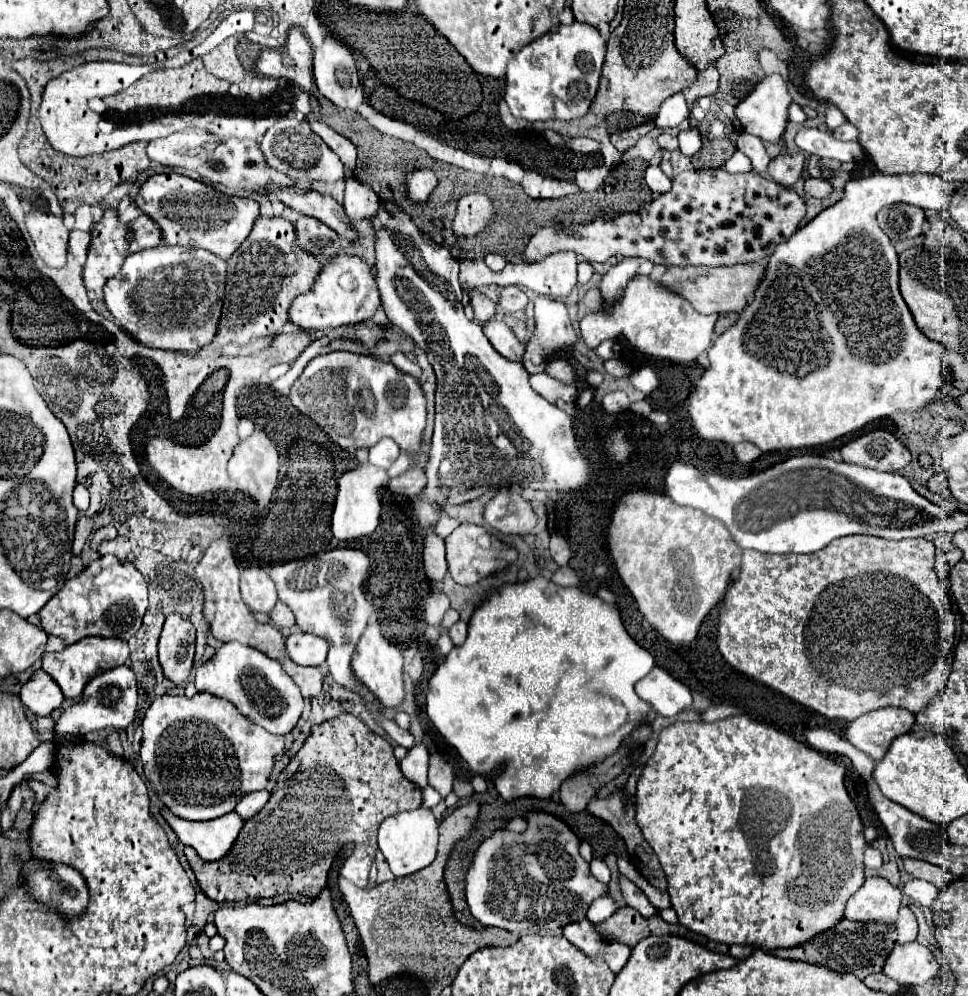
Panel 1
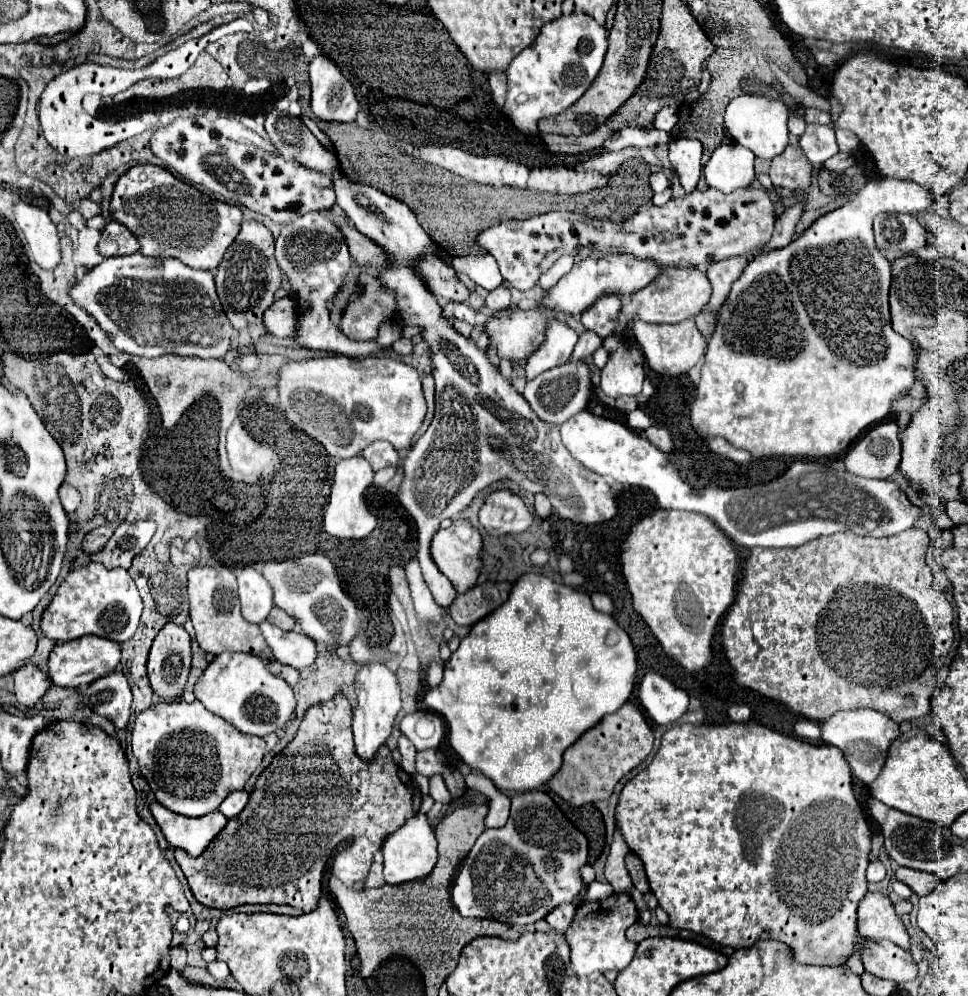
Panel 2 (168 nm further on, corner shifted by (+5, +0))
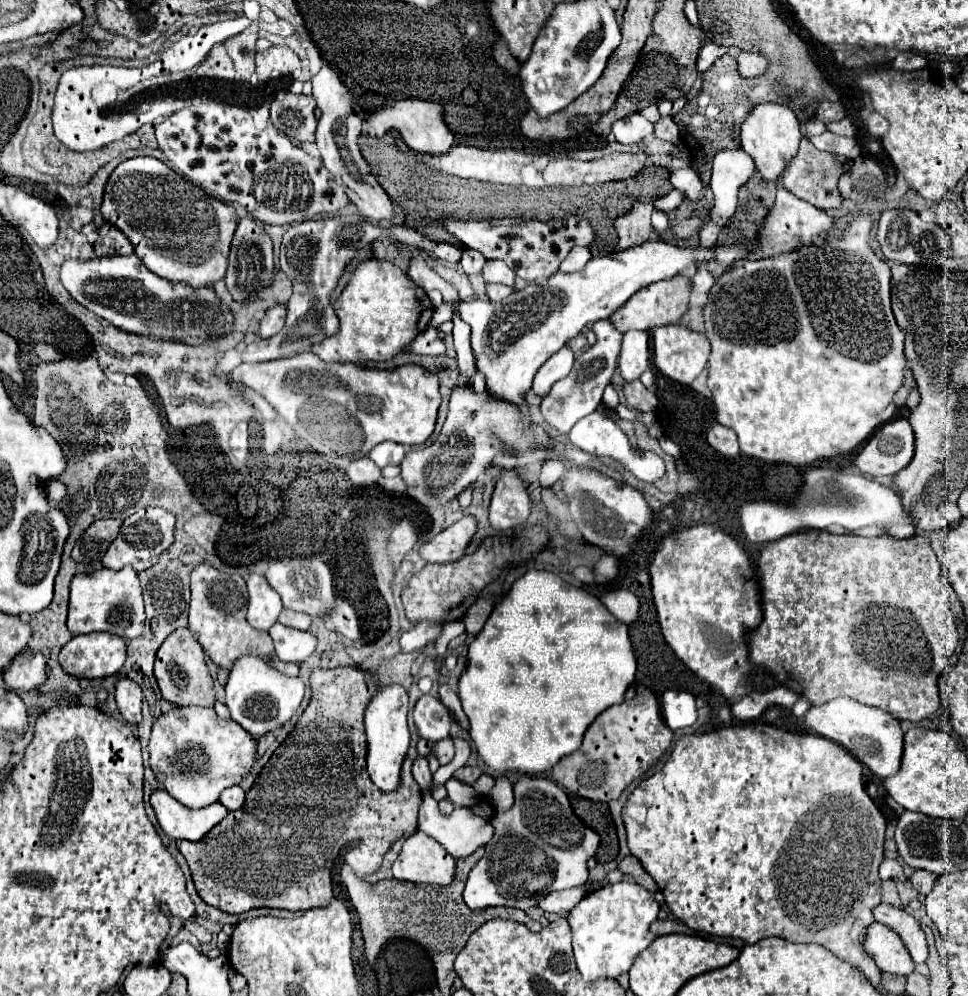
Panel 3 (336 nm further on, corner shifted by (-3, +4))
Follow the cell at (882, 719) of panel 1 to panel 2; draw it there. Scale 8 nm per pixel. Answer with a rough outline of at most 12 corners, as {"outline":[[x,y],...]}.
{"outline":[[839,710],[819,722],[853,774],[871,784],[899,724],[887,714]]}

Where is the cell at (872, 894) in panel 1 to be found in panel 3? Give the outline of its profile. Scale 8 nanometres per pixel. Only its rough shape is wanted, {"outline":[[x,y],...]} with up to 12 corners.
{"outline":[[881,902],[873,908],[879,924],[901,936],[917,964],[927,960],[927,940],[905,910]]}

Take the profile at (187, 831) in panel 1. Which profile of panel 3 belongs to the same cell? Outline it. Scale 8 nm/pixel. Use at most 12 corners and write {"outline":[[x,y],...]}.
{"outline":[[165,790],[151,794],[161,830],[197,842],[227,816],[219,802],[191,810]]}

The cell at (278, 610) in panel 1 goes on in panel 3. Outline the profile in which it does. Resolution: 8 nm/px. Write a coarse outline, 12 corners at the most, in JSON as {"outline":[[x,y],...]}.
{"outline":[[283,610],[279,622],[309,630],[311,616],[295,610]]}

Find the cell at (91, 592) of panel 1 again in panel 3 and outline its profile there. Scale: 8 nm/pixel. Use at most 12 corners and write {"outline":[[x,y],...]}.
{"outline":[[137,572],[75,574],[67,628],[137,638]]}

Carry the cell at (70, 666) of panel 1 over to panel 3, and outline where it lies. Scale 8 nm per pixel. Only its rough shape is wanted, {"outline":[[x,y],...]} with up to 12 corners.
{"outline":[[73,636],[59,652],[75,678],[107,678],[125,664],[125,640]]}

